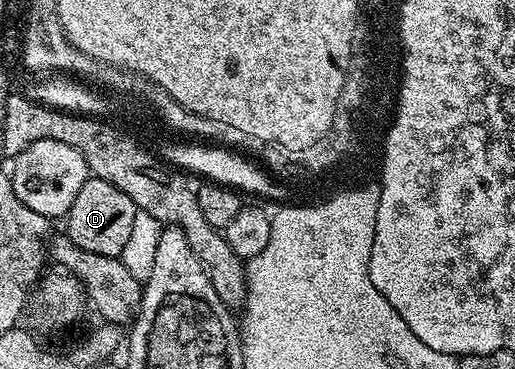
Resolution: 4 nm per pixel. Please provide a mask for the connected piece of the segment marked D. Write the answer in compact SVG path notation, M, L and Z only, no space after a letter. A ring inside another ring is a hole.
M88 176L87 181L81 183L81 191L77 191L77 199L73 199L73 207L67 212L65 234L85 251L122 258L136 212L133 199L129 199L125 191L113 187L113 183L105 179Z

